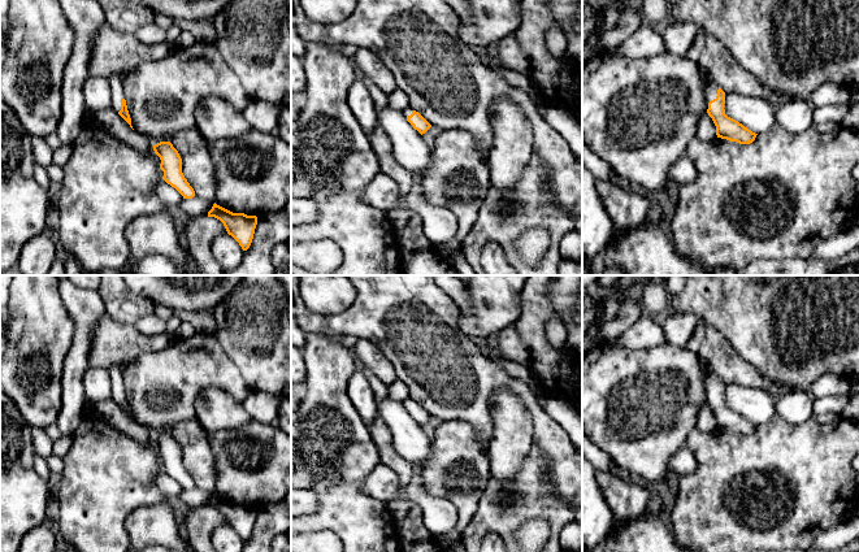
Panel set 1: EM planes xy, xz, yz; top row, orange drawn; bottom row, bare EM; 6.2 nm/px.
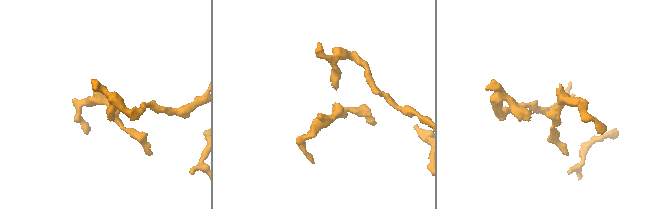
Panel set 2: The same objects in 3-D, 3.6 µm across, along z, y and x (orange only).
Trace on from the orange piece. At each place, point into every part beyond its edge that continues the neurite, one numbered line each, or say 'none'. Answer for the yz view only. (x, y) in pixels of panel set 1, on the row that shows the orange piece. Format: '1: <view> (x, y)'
1: yz (711, 88)

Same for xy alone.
1: xy (115, 83)

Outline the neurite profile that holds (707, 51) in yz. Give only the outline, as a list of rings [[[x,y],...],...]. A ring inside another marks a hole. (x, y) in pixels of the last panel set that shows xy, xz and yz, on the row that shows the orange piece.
[[[698,29],[686,57],[702,68],[724,92],[763,97],[776,112],[793,101],[790,95],[763,86],[736,61],[730,51],[716,36],[702,29]]]

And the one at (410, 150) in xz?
[[[386,105],[377,112],[377,118],[392,142],[395,160],[411,171],[416,179],[420,179],[430,165],[431,148],[407,121],[403,112]]]

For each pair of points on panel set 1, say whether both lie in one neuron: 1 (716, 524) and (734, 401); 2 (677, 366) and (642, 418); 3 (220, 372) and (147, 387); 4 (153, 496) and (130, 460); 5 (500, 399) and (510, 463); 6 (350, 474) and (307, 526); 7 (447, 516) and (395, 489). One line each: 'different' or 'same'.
1: different
2: same
3: same
4: same
5: same
6: same
7: same

